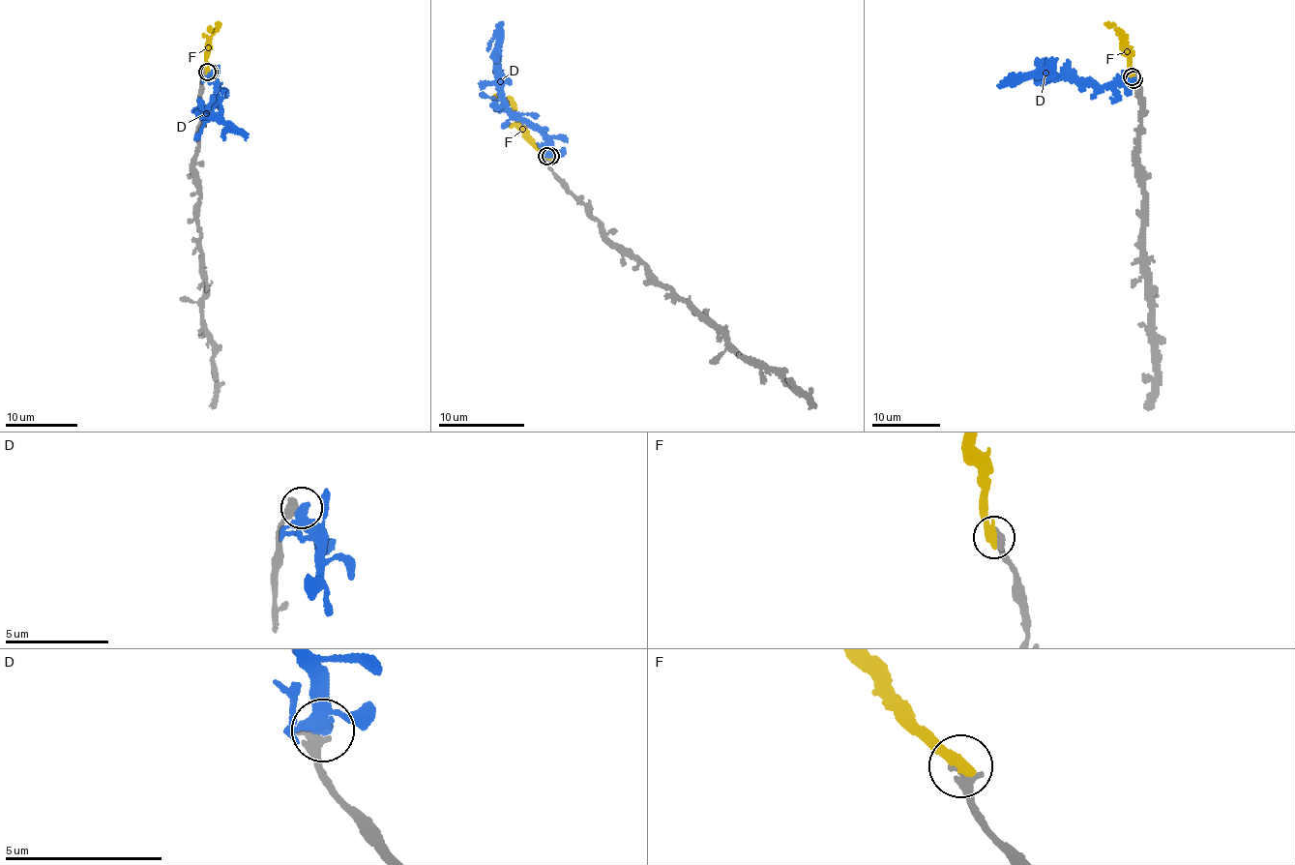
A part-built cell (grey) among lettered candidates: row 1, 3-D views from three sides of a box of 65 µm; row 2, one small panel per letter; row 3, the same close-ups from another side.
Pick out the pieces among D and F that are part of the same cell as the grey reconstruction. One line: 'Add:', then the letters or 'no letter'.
Add: F

